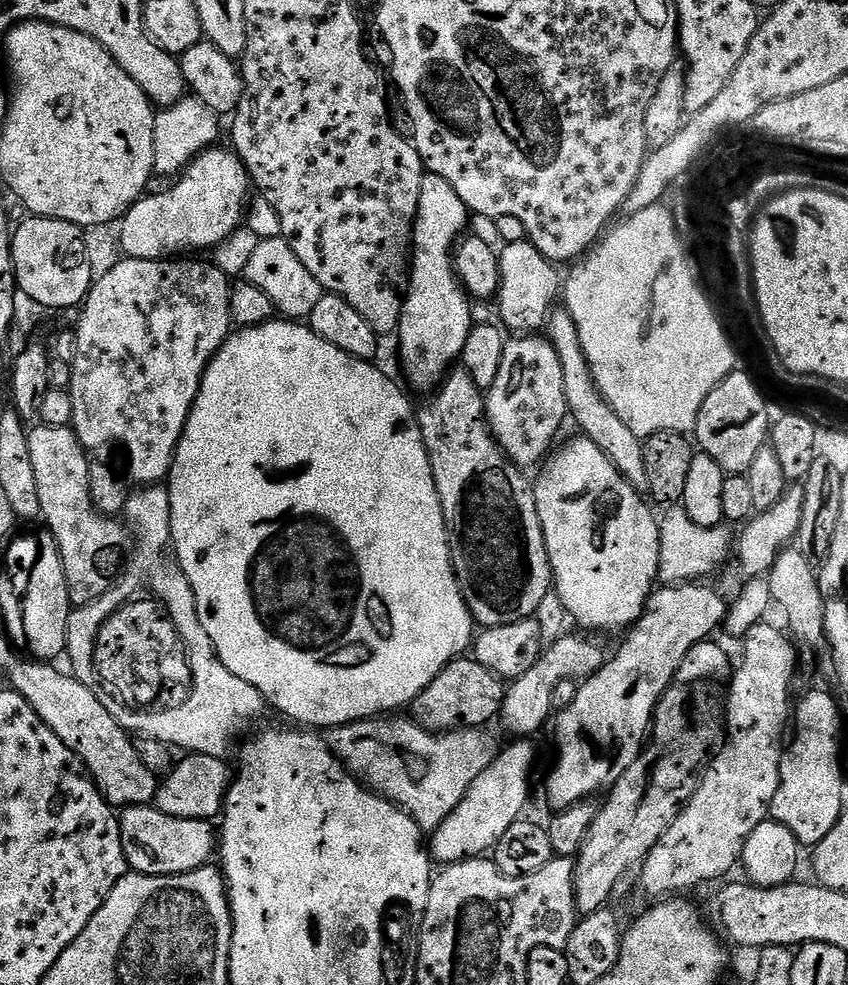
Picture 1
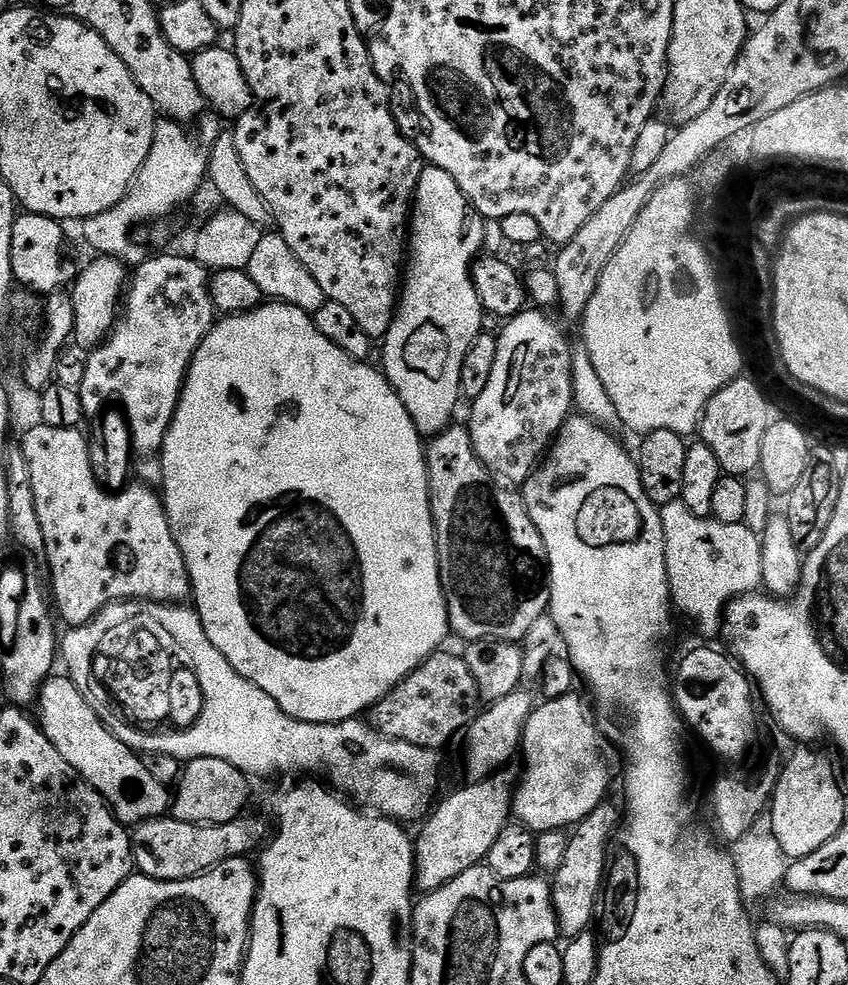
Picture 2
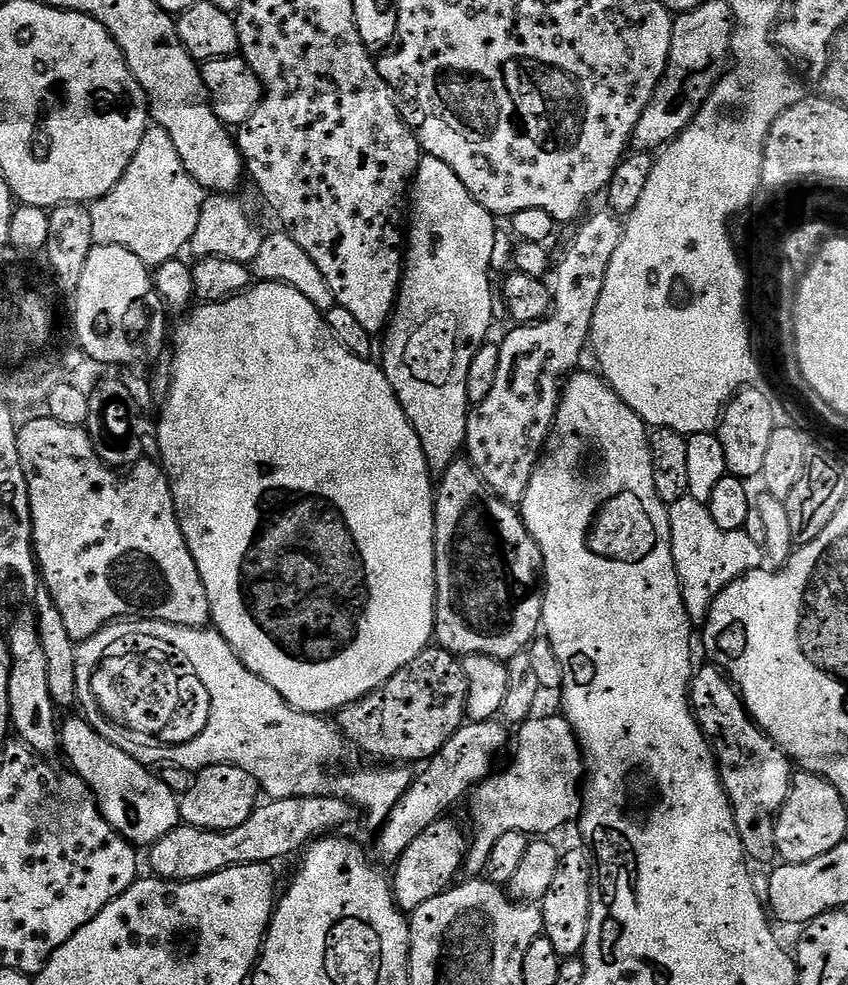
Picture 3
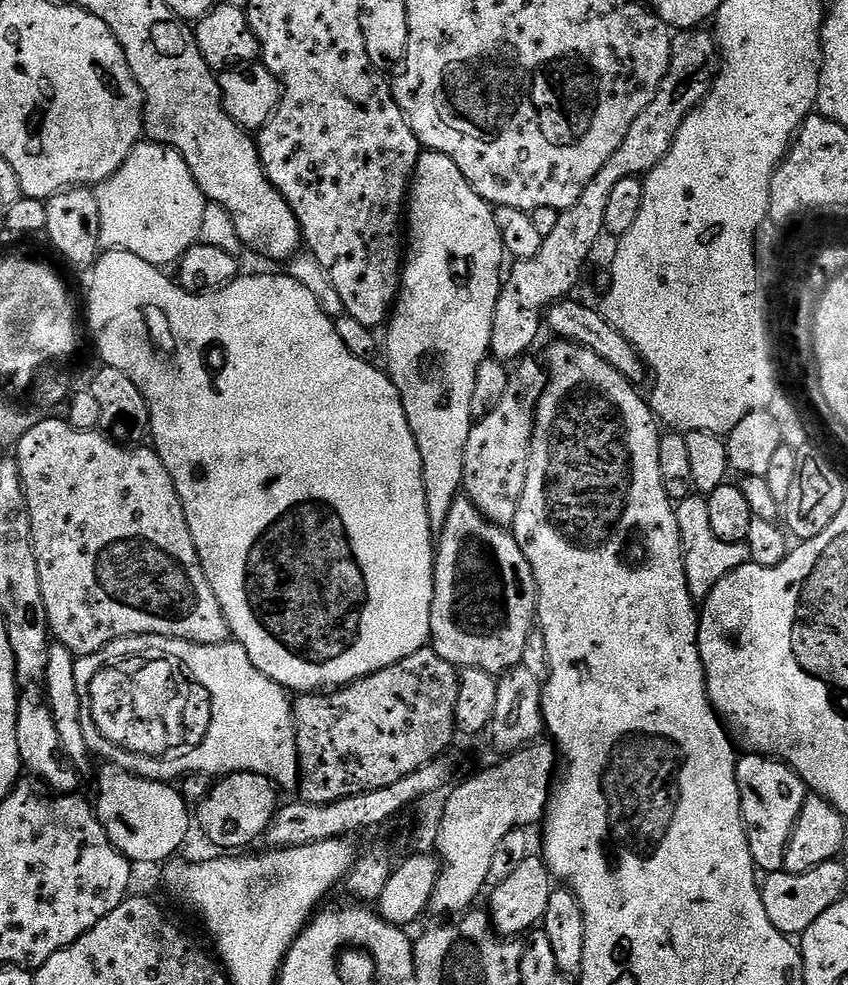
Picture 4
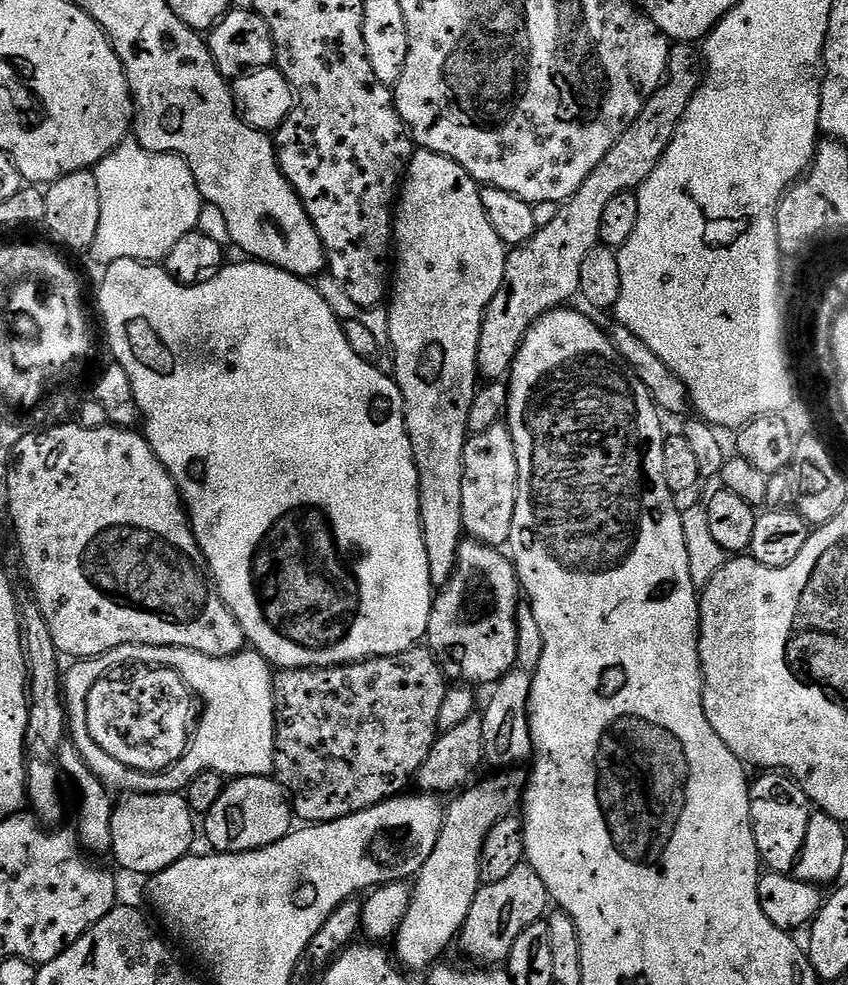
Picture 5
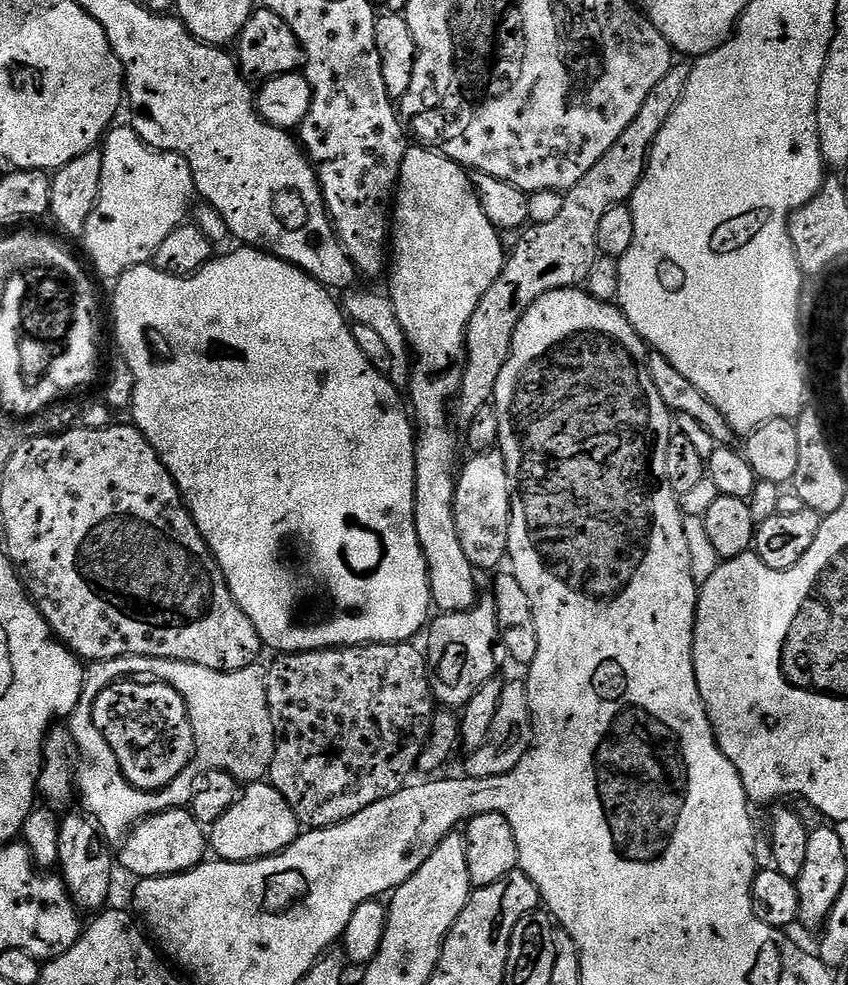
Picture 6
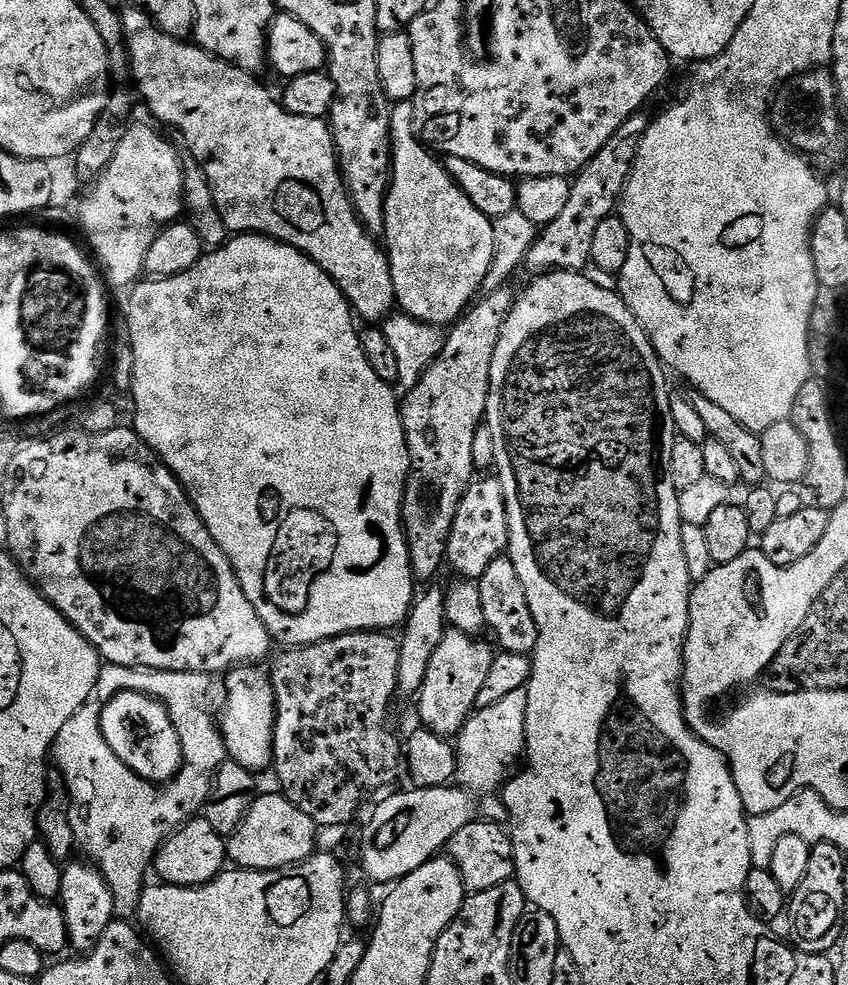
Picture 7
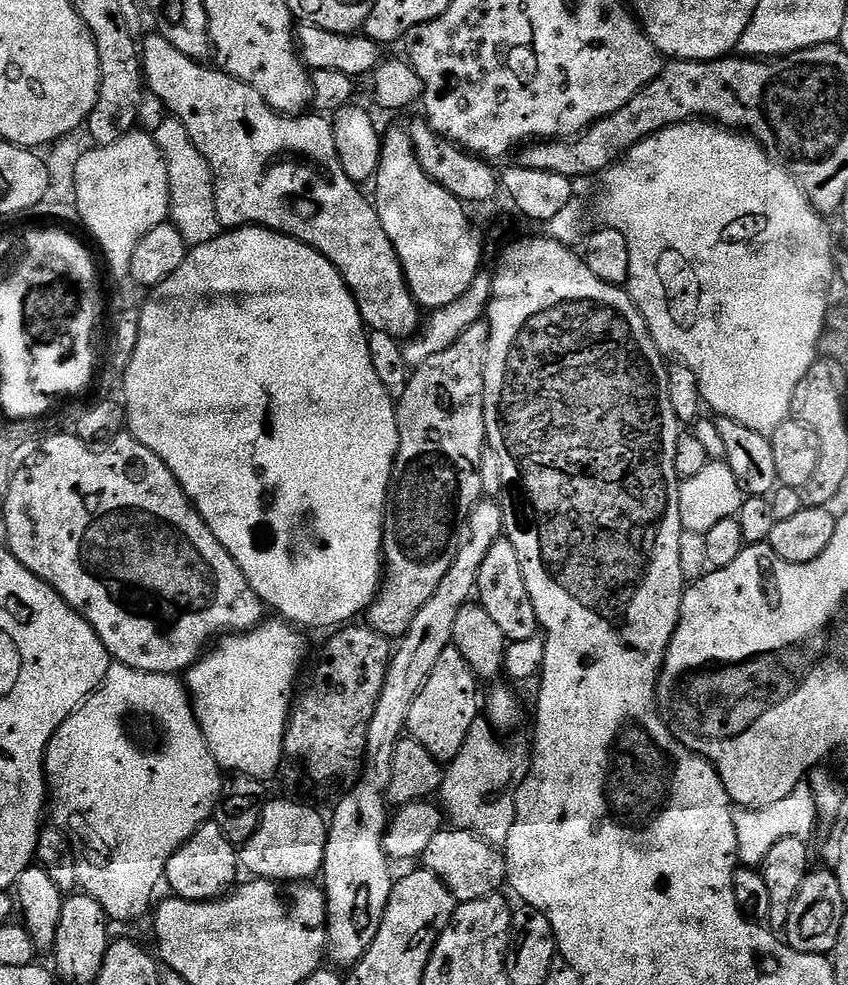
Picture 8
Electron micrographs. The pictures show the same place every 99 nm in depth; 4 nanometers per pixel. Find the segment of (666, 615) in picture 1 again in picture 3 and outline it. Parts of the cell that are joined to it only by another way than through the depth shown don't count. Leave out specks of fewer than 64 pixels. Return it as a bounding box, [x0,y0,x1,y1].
[466,715,586,877]

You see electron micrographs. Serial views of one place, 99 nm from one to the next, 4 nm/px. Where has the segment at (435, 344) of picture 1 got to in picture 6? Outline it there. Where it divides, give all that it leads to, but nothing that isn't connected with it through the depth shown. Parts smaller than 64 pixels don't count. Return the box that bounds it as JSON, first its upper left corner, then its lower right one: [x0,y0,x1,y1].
[386,146,506,613]

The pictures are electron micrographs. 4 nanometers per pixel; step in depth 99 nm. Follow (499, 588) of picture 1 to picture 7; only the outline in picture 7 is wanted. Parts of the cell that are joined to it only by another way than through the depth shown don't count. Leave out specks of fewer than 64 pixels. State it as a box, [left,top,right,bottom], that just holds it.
[416,631,494,738]

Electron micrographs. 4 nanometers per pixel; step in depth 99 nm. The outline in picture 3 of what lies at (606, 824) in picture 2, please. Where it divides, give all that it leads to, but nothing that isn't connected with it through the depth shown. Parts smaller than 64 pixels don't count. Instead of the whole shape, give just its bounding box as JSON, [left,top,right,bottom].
[538,847,594,958]

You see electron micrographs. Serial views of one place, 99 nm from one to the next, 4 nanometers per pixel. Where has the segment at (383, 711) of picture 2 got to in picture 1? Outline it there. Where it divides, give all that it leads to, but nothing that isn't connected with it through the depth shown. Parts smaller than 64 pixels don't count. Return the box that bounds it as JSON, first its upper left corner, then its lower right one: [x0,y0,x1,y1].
[410,658,505,733]

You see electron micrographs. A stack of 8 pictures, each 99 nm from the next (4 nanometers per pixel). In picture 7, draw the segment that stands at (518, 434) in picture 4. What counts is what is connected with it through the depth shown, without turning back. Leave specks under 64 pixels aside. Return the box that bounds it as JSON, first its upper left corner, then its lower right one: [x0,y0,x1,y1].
[447,474,508,582]

